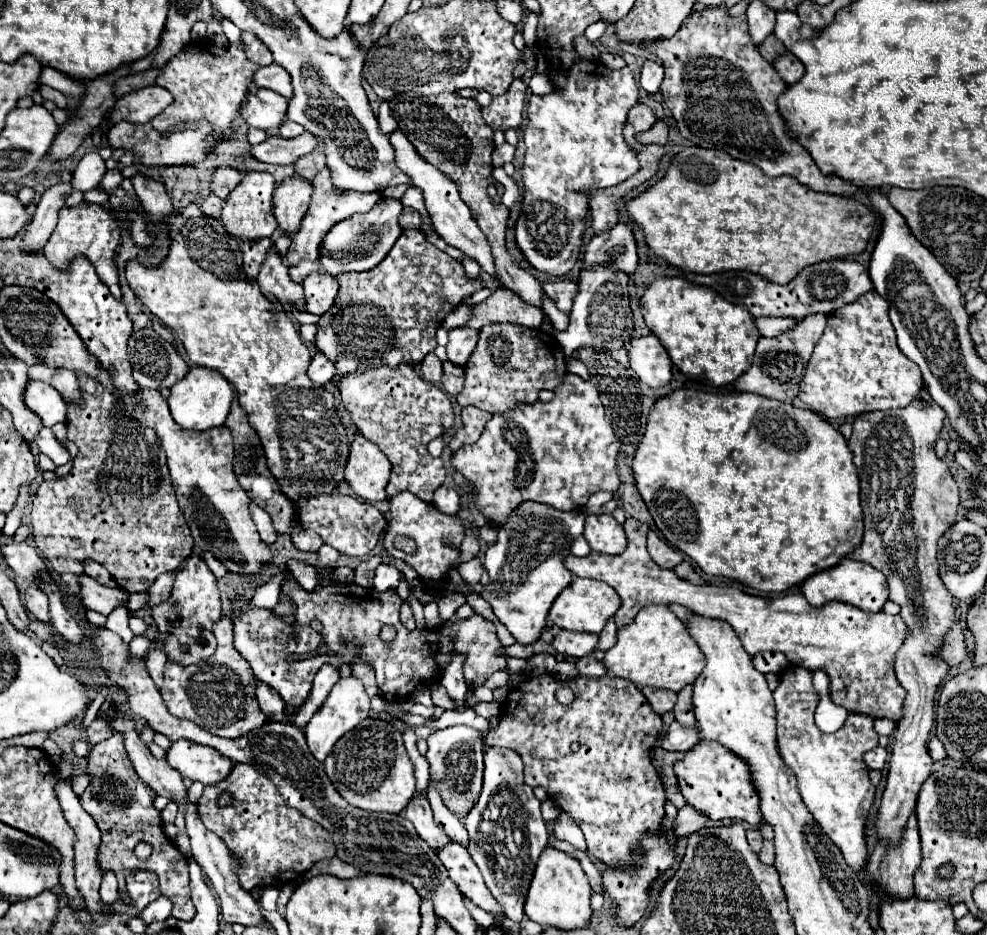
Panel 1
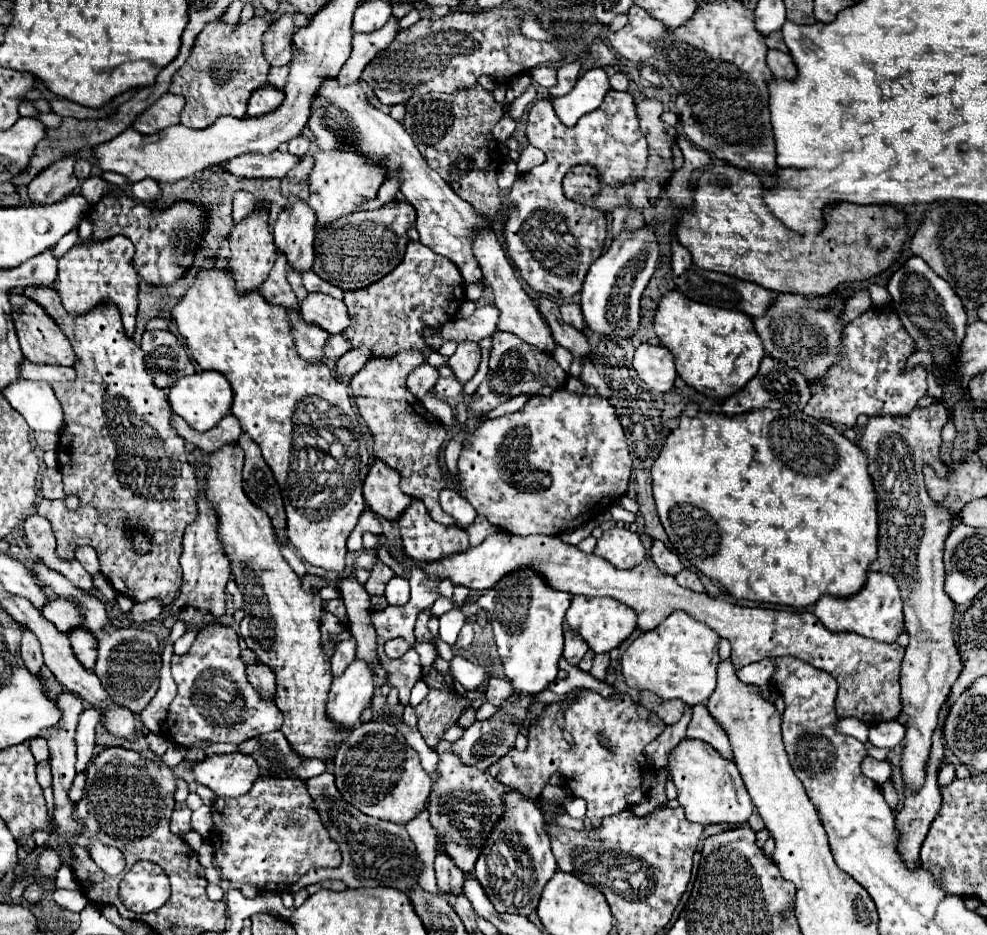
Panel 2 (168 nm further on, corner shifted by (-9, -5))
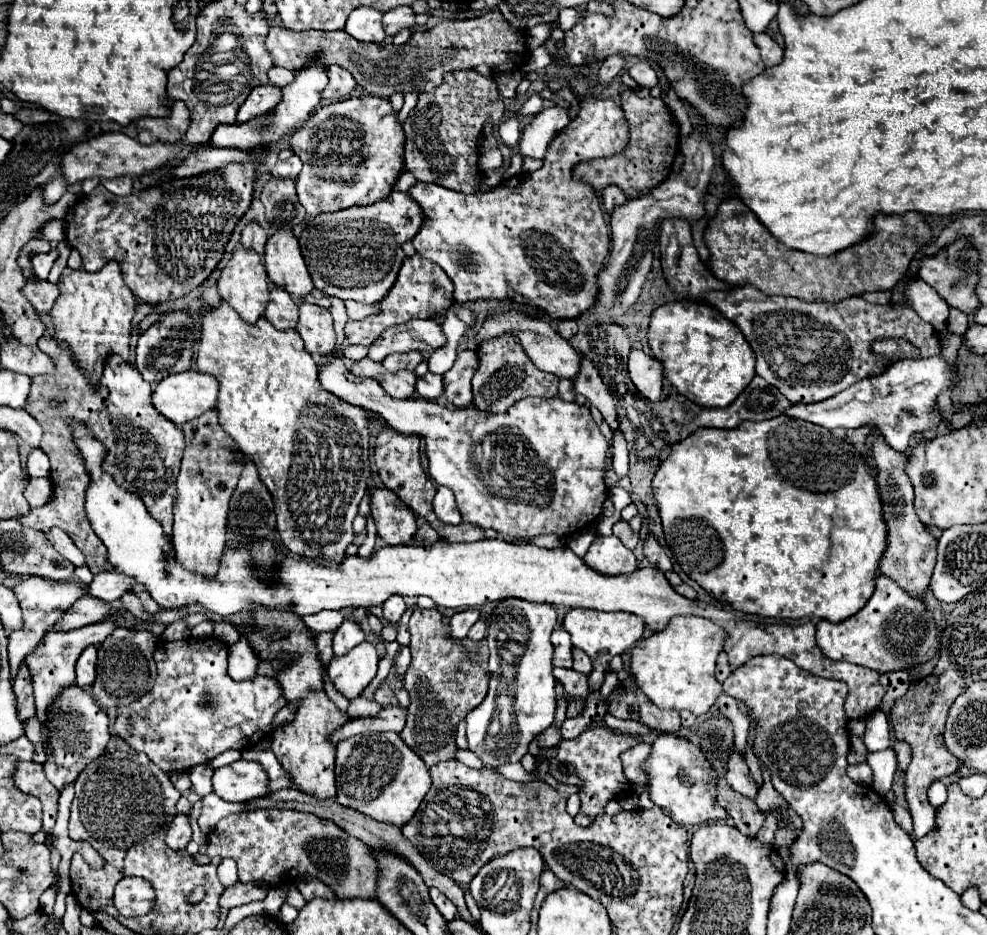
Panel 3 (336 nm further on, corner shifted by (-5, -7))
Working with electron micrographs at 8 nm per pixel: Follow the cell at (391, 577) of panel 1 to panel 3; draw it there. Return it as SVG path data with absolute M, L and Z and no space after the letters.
M392 595L392 597L384 603L384 617L386 617L390 623L398 623L404 611L406 611L406 603L404 603L404 599L398 597L398 595Z

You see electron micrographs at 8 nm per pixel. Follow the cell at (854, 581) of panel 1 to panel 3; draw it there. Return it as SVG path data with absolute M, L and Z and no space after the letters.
M884 575L876 579L876 589L868 605L854 617L842 623L818 621L816 643L832 661L848 661L878 673L914 669L916 665L928 663L938 651L936 621L932 611L918 597L912 597L908 591L900 589L896 581Z

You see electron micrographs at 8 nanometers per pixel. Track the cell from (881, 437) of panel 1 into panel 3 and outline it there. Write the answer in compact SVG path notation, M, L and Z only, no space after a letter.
M874 429L876 441L872 445L872 459L878 469L878 489L882 497L884 507L884 519L888 525L888 549L880 561L880 573L894 579L902 589L906 589L910 595L920 597L928 589L932 569L936 563L936 539L934 535L918 521L918 515L914 511L914 489L910 485L908 475L904 473L904 465L908 457L904 453L894 451L884 437Z

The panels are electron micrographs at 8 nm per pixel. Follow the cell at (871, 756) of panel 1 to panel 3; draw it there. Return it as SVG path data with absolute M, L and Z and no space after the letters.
M856 763L848 767L848 777L860 785L870 785L872 783L872 769L868 763Z

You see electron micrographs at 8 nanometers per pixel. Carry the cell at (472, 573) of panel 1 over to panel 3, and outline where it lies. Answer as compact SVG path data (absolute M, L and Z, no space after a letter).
M414 609L410 617L410 653L412 661L404 675L404 689L410 693L406 727L400 733L404 743L430 767L438 761L456 757L458 721L480 705L488 691L488 675L466 657L466 649L452 637L448 625L442 623L438 609Z

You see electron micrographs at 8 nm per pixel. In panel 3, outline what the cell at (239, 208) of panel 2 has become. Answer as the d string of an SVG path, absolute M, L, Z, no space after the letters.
M248 223L244 233L242 233L242 245L246 245L248 249L254 249L256 253L264 253L264 245L266 245L266 231L258 225L258 223Z

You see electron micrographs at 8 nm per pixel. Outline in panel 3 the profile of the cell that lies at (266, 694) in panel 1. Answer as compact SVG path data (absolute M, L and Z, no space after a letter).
M240 637L234 645L228 645L228 675L236 681L256 677L256 655L254 649Z

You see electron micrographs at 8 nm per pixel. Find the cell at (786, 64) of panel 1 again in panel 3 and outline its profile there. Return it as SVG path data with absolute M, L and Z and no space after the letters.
M758 33L754 35L754 43L758 45L760 53L762 53L762 61L766 67L778 65L782 61L782 47L766 33Z

